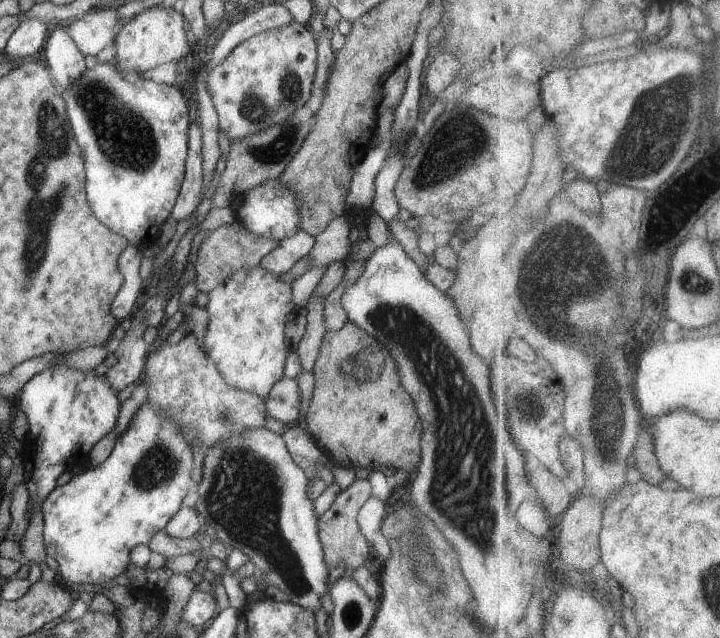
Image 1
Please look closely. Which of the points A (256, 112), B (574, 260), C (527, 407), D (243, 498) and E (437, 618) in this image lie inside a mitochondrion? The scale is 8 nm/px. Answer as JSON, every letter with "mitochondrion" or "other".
{"A":"mitochondrion","B":"mitochondrion","C":"mitochondrion","D":"mitochondrion","E":"mitochondrion"}

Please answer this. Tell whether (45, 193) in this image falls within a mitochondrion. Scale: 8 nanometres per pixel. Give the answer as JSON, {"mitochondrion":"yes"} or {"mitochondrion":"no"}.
{"mitochondrion":"yes"}

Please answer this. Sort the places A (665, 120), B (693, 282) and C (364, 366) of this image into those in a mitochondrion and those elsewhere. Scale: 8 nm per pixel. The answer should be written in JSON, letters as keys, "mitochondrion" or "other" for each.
{"A":"mitochondrion","B":"mitochondrion","C":"mitochondrion"}

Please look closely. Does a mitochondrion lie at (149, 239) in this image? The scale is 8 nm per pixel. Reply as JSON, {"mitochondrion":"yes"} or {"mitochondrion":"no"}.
{"mitochondrion":"no"}

